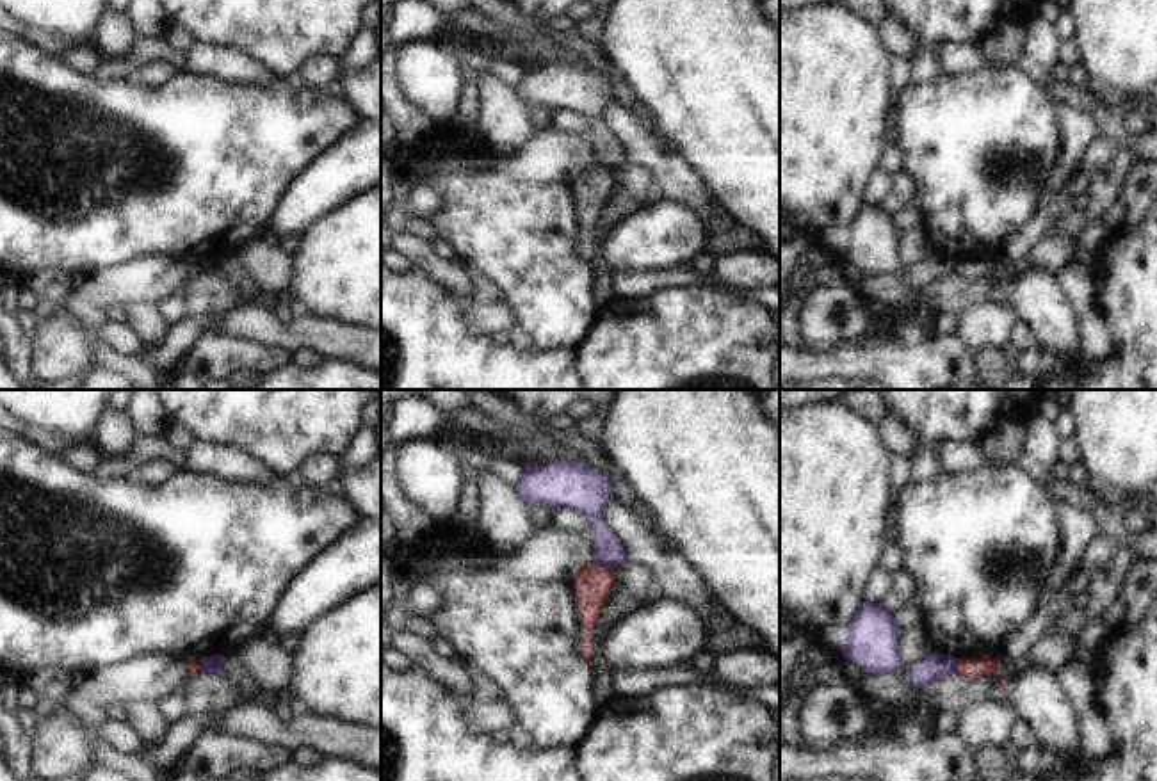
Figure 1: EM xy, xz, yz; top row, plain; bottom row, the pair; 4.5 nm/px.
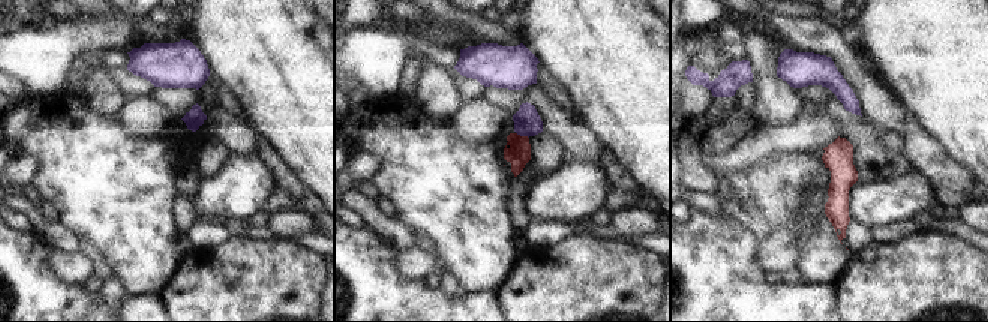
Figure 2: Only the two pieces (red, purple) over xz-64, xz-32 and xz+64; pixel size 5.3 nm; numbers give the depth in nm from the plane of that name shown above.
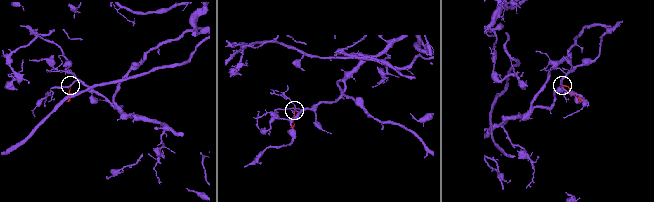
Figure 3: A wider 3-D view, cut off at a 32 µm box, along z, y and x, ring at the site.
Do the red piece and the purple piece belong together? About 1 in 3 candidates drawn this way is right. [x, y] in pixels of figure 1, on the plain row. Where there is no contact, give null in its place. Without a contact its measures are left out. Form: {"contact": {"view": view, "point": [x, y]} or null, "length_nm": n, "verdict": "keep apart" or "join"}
{"contact": {"view": "xz", "point": [604, 168]}, "length_nm": 100, "verdict": "keep apart"}

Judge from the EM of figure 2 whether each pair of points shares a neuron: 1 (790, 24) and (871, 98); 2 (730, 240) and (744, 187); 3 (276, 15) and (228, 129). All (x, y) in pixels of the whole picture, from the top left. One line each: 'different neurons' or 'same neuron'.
1: same neuron
2: different neurons
3: different neurons

